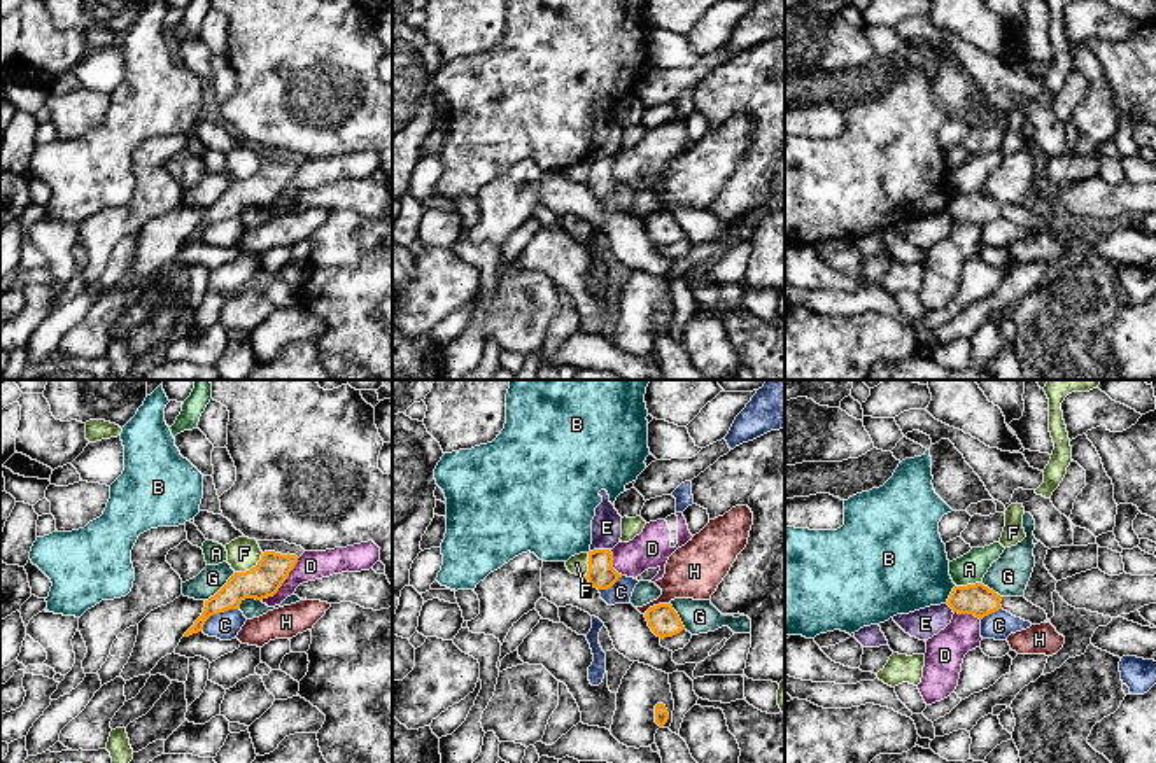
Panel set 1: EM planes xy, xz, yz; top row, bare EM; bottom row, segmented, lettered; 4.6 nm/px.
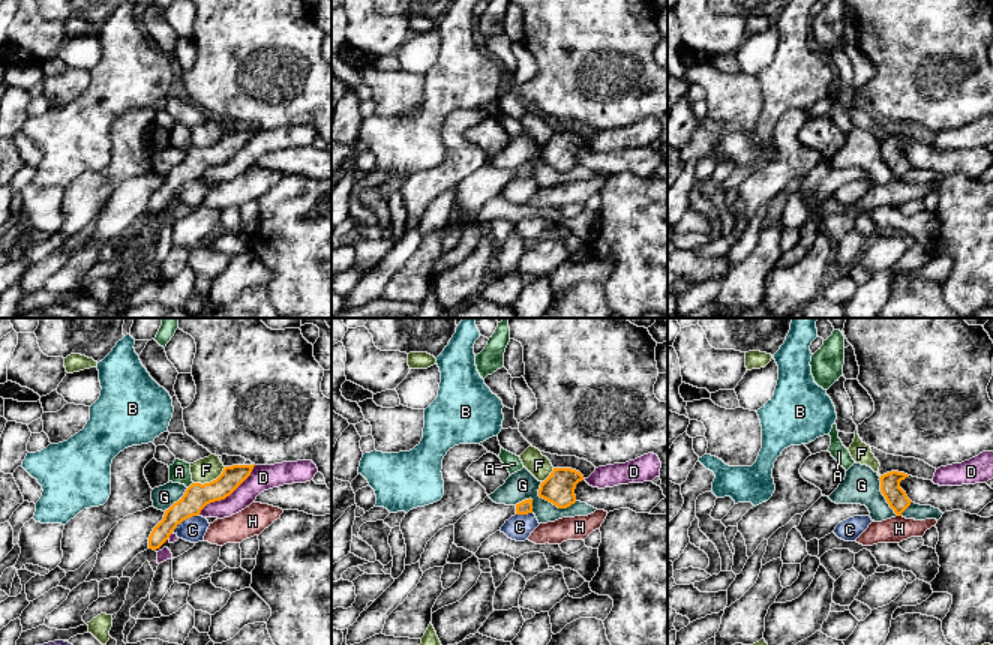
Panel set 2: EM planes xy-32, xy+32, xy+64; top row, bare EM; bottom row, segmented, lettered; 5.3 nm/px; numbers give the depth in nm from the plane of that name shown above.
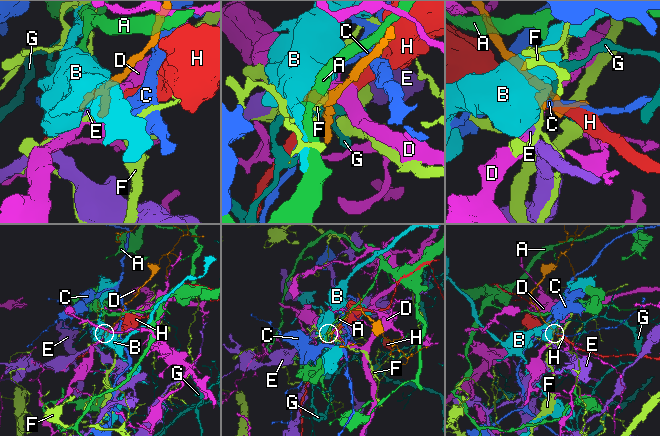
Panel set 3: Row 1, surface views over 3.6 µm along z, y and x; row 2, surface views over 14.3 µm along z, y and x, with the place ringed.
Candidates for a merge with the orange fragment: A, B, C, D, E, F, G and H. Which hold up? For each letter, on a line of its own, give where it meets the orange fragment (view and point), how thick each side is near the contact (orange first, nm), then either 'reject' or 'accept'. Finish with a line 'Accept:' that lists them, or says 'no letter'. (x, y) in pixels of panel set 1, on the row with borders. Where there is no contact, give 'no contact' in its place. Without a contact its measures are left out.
A: yz (967, 585) | 140/140 nm | reject
B: yz (951, 594) | 140/400 nm | reject
C: xy (218, 613) | 160/130 nm | reject
D: xy (282, 581) | 160/130 nm | reject
E: xz (599, 550) | 130/140 nm | reject
F: xy (253, 567) | 160/150 nm | reject
G: xy (221, 588) | 160/120 nm | reject
H: xz (655, 606) | 140/260 nm | reject
Accept: no letter

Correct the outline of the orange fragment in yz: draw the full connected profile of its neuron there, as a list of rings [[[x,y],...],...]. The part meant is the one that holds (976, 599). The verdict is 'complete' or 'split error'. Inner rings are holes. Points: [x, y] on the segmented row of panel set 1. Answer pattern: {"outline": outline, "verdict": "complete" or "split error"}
{"outline": [[[976,583],[955,586],[946,604],[953,609],[953,612],[974,614],[983,620],[984,616],[1002,609],[1000,602],[1002,597],[998,593],[983,583]]], "verdict": "complete"}

